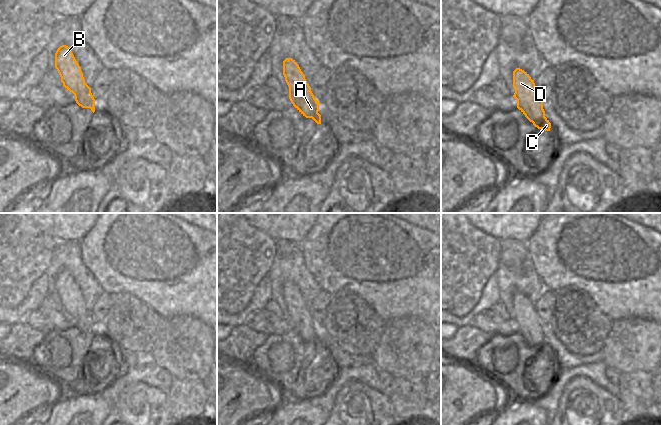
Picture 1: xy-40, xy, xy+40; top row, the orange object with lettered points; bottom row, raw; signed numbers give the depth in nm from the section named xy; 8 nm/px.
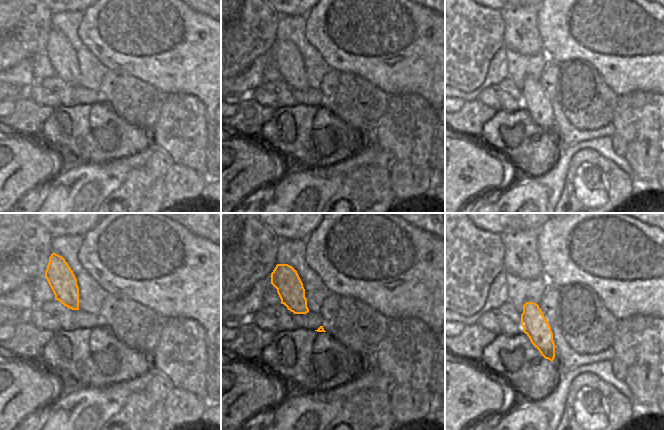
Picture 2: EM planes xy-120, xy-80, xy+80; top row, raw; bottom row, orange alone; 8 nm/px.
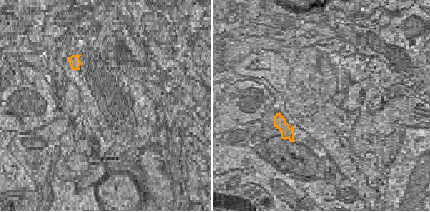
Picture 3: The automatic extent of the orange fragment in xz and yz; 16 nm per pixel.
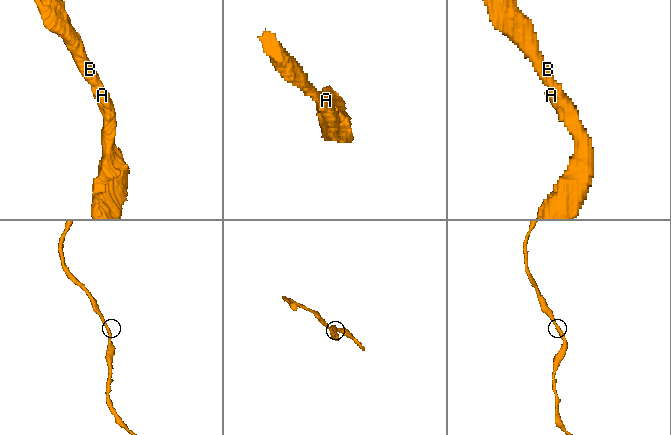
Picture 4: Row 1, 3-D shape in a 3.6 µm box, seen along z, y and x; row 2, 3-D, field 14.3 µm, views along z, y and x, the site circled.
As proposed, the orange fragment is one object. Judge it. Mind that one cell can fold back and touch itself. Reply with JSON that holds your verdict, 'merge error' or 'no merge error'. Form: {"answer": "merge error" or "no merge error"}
{"answer": "no merge error"}

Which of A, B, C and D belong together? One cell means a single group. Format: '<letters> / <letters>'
A B C D

